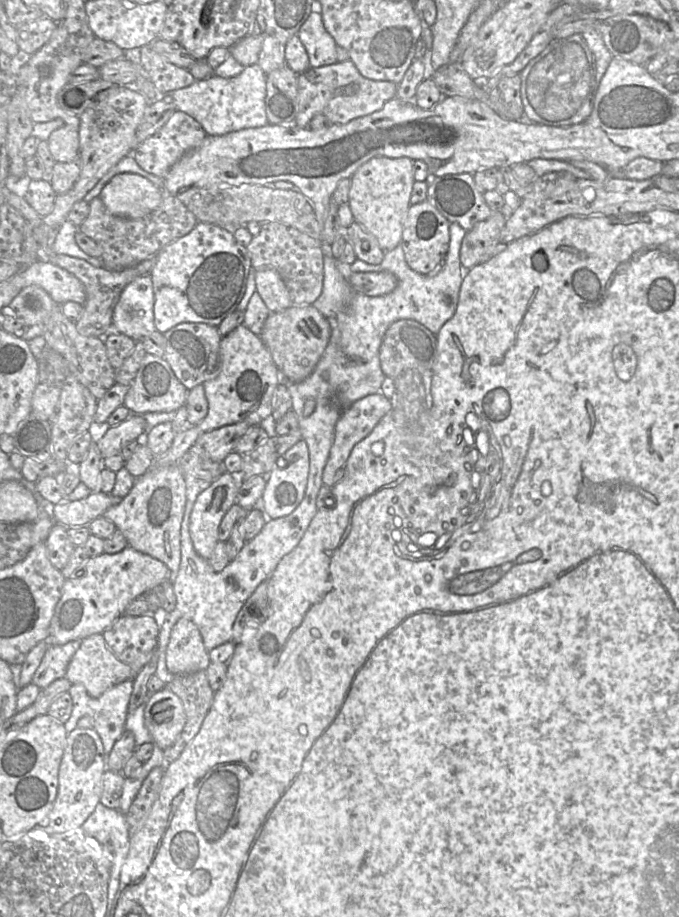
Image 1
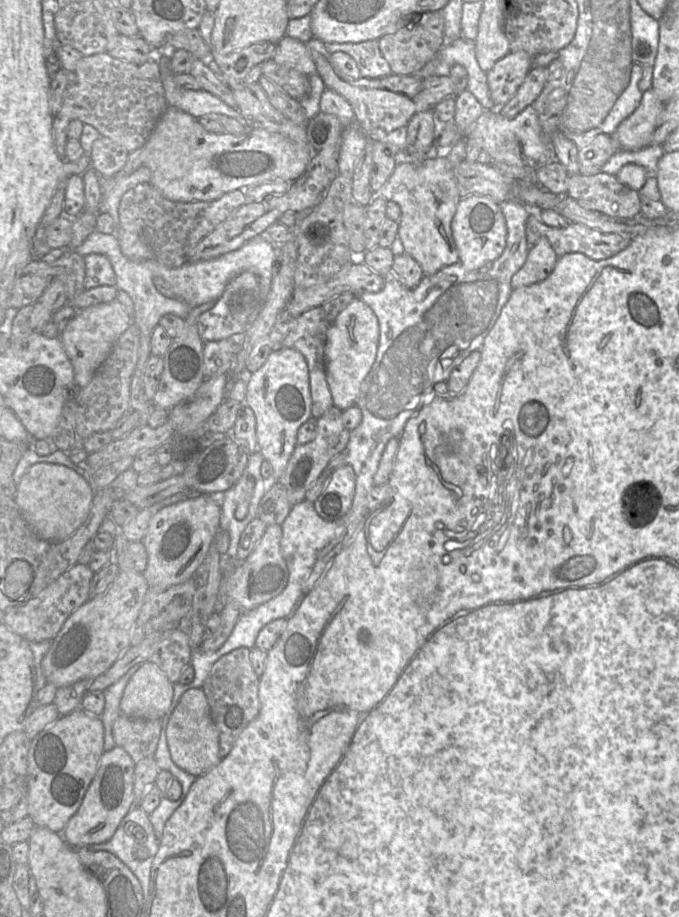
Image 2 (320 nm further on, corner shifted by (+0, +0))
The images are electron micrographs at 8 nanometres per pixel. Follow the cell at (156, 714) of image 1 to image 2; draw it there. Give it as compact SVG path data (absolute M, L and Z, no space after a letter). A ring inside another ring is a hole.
M201 688L185 691L175 706L170 709L165 735L170 756L182 770L199 777L221 761L219 751L219 732L211 717L207 697Z

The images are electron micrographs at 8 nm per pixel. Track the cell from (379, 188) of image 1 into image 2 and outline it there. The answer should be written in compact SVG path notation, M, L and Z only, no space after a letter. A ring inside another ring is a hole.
M448 149L423 161L400 162L381 187L379 194L395 202L401 209L398 237L404 253L421 266L424 276L433 275L445 266L459 261L459 254L452 236L451 222L461 199Z

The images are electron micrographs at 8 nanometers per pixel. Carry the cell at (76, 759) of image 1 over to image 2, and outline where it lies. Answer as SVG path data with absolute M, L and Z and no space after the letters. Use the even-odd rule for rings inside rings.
M118 746L103 752L97 772L80 807L61 832L62 837L70 846L90 847L112 838L124 816L133 808L134 767L135 763L130 755Z

